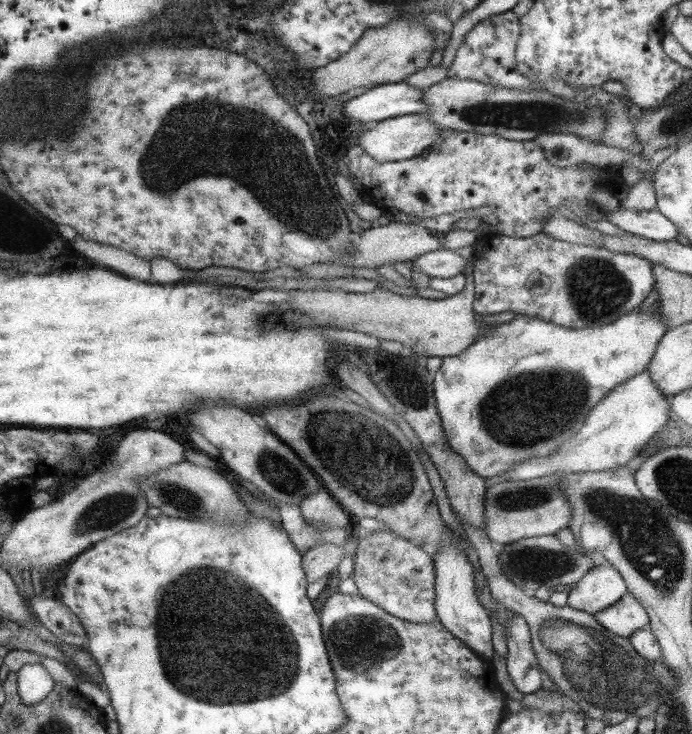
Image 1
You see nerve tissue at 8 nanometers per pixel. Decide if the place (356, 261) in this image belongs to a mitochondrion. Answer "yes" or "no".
no

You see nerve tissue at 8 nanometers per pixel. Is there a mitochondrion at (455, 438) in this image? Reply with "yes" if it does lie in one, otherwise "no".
no

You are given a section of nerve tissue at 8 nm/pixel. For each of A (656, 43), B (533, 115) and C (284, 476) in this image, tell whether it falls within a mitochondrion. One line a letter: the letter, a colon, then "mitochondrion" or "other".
A: other
B: mitochondrion
C: mitochondrion

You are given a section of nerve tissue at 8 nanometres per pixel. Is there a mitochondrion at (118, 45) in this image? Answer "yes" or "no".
no

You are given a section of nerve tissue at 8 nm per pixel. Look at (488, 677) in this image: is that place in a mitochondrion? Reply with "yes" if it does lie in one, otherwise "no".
no

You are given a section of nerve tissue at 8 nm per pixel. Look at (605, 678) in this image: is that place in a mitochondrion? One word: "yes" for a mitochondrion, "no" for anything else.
yes

